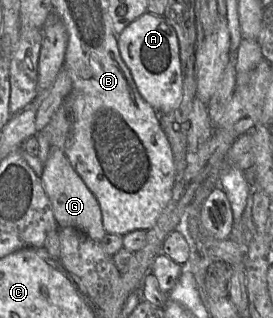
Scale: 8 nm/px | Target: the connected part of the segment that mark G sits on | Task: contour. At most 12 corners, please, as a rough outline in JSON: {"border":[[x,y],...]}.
{"border":[[51,146],[40,176],[60,228],[94,241],[106,232],[99,204]]}

